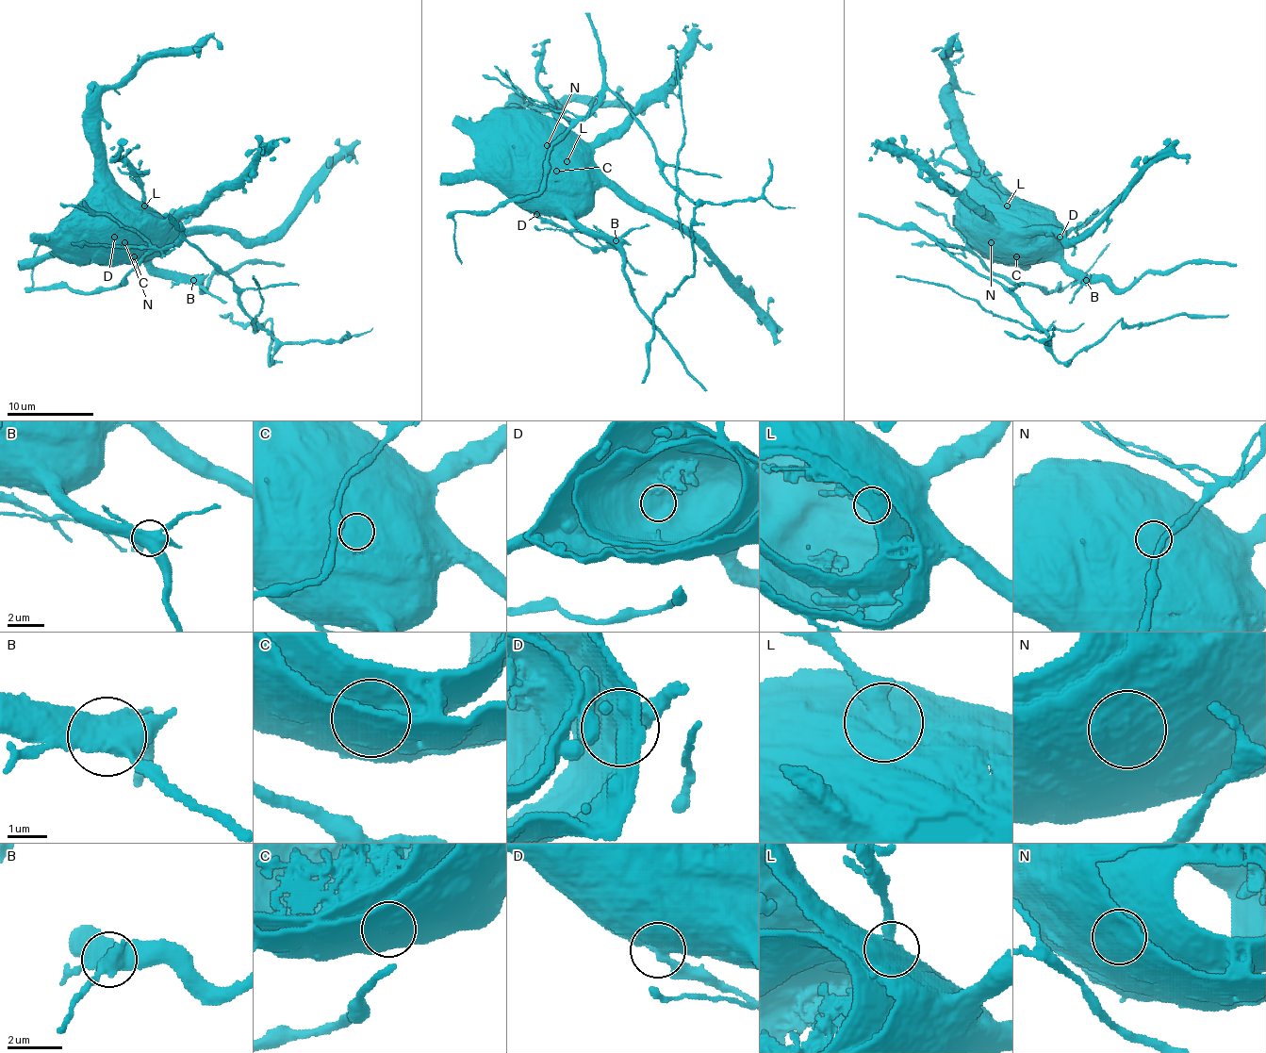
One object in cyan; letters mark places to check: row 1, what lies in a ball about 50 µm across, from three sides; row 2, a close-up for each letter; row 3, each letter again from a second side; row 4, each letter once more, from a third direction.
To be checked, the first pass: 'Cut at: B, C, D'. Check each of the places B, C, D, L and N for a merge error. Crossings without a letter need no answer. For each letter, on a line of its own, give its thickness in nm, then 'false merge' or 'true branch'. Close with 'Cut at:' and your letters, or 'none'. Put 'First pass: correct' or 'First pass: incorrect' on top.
First pass: incorrect
B: calibre 600 nm; false merge
C: calibre 800 nm; true branch
D: calibre 550 nm; false merge
L: calibre 800 nm; false merge
N: calibre 1050 nm; true branch
Cut at: B, D, L

